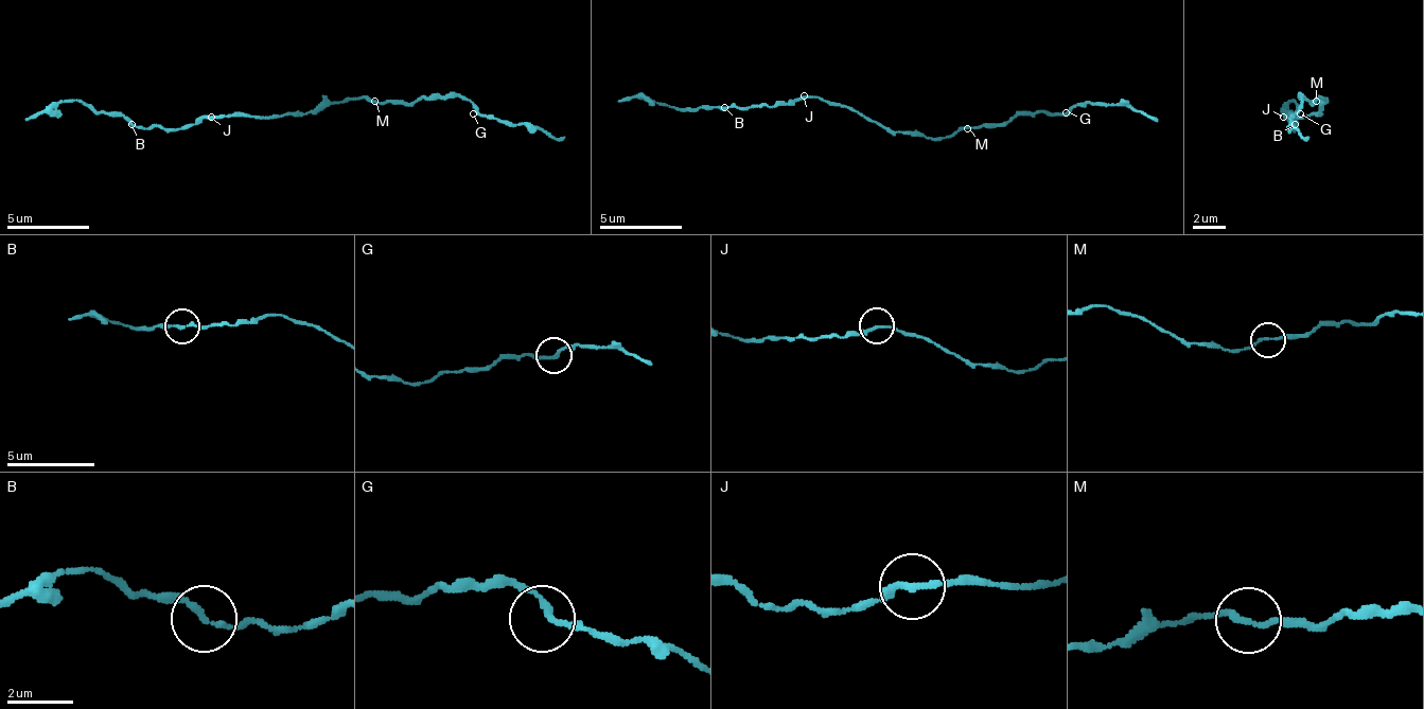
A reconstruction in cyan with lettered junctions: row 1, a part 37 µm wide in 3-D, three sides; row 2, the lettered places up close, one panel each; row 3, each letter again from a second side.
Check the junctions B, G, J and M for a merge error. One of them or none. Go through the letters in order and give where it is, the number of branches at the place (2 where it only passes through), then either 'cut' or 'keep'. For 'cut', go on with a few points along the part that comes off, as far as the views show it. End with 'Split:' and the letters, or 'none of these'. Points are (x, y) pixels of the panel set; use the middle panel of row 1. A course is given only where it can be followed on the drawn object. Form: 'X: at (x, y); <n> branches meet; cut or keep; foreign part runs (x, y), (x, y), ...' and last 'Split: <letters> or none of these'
B: at (724, 107); 2 branches meet; keep
G: at (1066, 112); 2 branches meet; keep
J: at (804, 95); 2 branches meet; keep
M: at (967, 128); 2 branches meet; keep
Split: none of these

